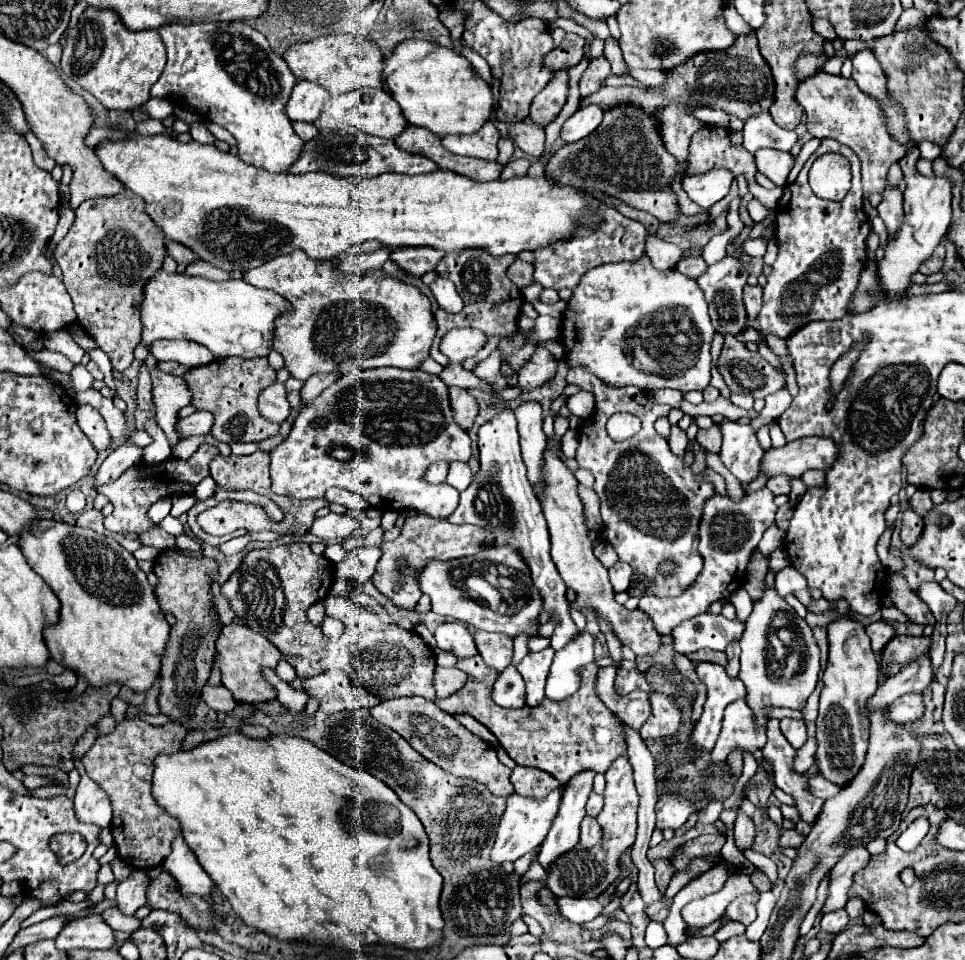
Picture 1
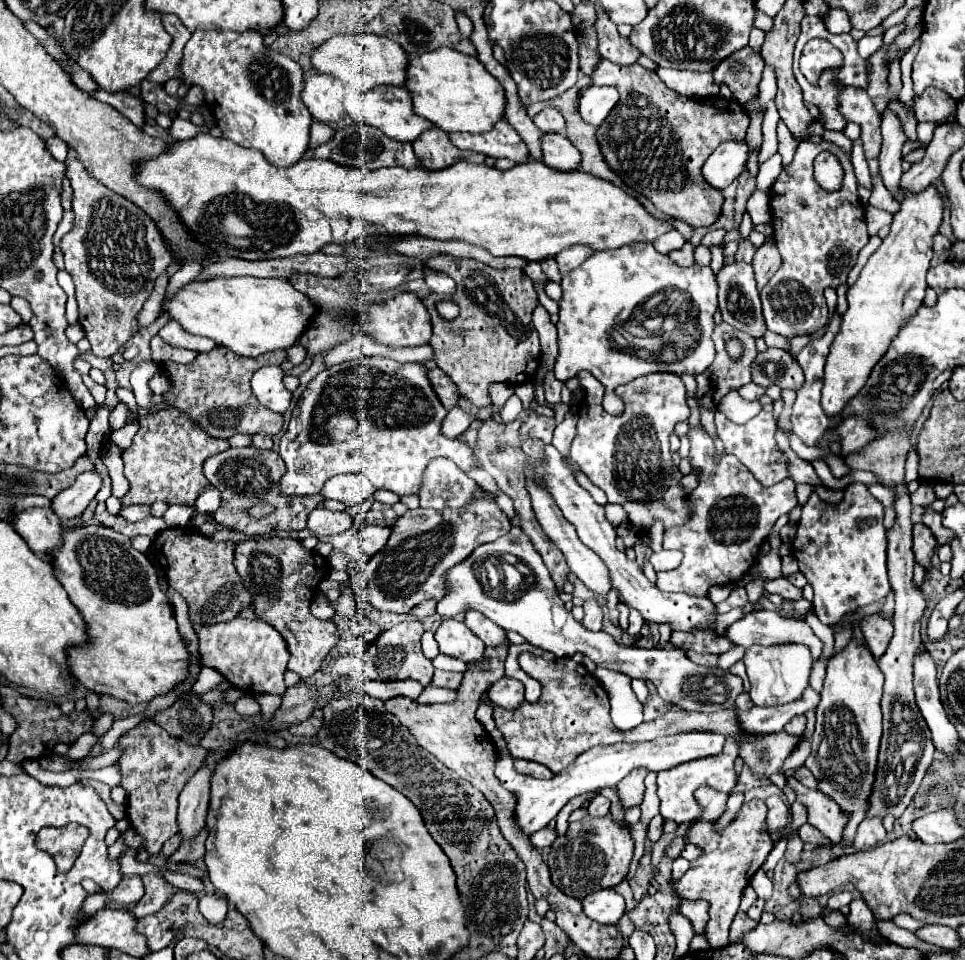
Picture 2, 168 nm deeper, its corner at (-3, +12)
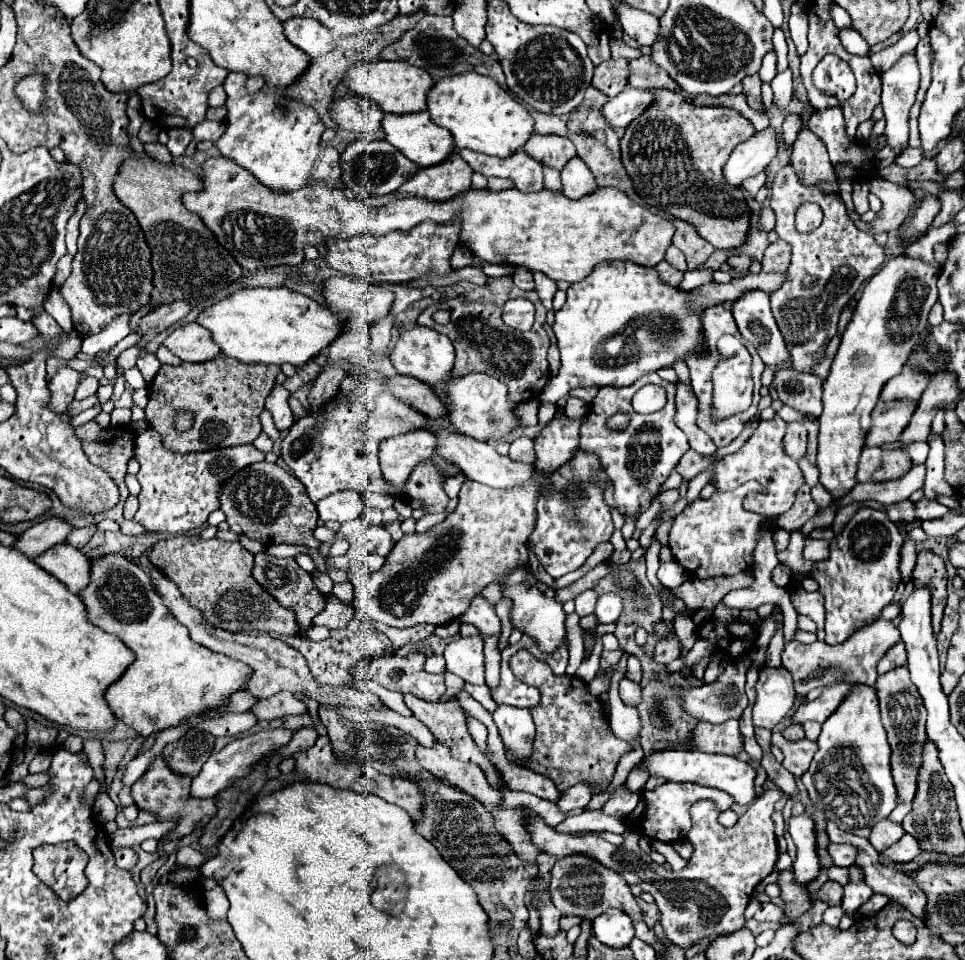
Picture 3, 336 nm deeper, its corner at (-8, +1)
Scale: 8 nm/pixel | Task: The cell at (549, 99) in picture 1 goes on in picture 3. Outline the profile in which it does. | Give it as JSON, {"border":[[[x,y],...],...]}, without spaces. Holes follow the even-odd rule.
{"border":[[[535,135],[523,151],[539,161],[545,167],[553,167],[561,171],[569,159],[575,157],[575,147],[567,137],[555,137],[555,135]]]}

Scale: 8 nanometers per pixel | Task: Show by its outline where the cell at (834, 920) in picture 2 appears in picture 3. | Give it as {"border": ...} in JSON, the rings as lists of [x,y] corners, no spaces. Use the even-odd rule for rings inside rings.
{"border":[[[837,905],[837,907],[829,907],[825,913],[823,913],[823,923],[827,923],[827,925],[831,925],[831,927],[837,927],[839,925],[839,921],[841,921],[841,917],[843,917],[843,907],[841,905]]]}

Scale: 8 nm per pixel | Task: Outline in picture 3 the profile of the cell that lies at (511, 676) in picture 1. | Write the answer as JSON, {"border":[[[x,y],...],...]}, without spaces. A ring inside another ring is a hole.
{"border":[[[499,705],[493,713],[493,719],[499,727],[505,749],[513,755],[513,761],[527,767],[527,763],[531,761],[535,737],[535,723],[531,719],[531,713],[527,709]]]}

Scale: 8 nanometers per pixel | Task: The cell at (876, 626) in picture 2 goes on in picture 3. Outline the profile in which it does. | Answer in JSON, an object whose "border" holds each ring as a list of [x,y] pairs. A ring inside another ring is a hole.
{"border":[[[899,643],[899,645],[893,645],[887,655],[883,657],[883,661],[879,661],[877,665],[877,673],[887,673],[889,669],[895,669],[895,667],[901,667],[907,663],[907,651],[905,651],[905,645]]]}

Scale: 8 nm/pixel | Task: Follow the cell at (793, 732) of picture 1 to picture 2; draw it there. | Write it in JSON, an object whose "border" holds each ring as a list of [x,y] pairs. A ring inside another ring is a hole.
{"border":[[[798,716],[798,718],[792,718],[786,726],[784,726],[784,732],[788,734],[794,734],[794,736],[802,736],[806,730],[806,716]]]}

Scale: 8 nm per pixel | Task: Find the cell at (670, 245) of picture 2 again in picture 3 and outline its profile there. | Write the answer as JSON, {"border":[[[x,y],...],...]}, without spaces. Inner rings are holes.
{"border":[[[671,245],[669,249],[667,249],[667,257],[665,257],[665,261],[671,265],[671,267],[675,267],[675,269],[679,269],[679,271],[687,271],[687,263],[685,263],[685,257],[683,257],[683,253],[675,247],[675,245]]]}

